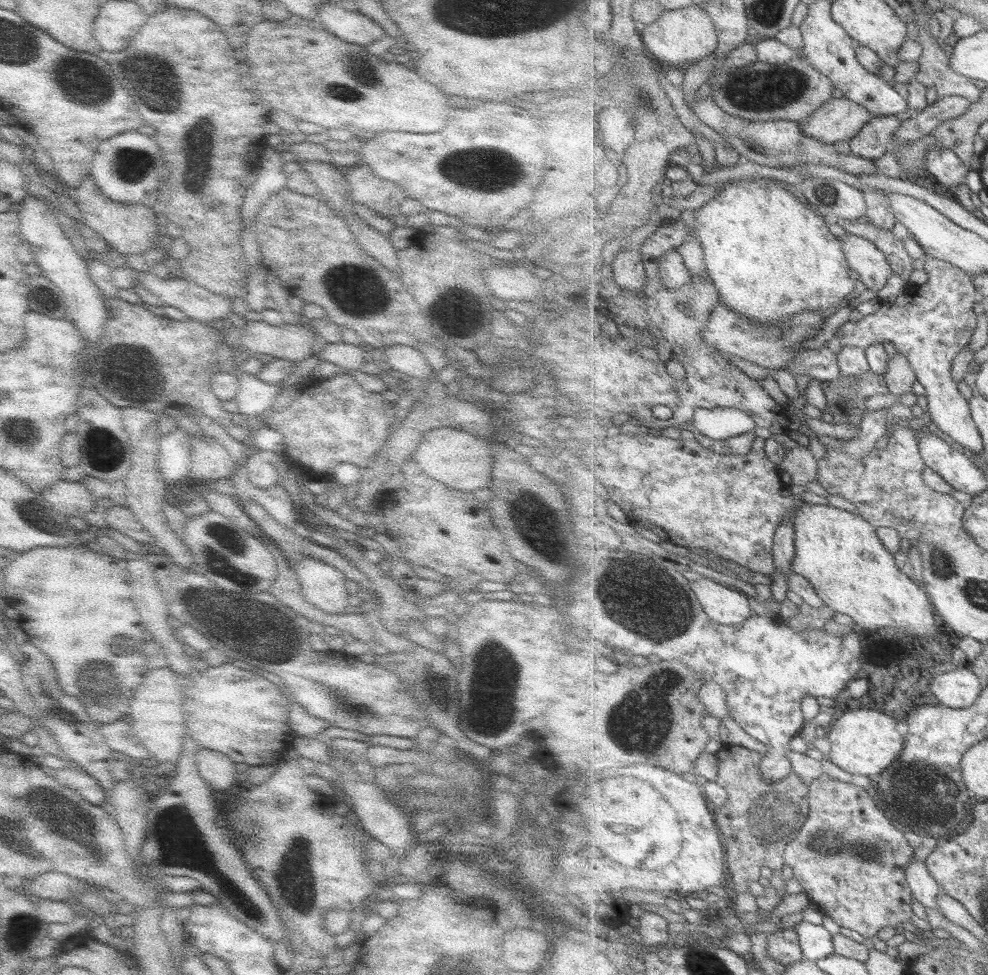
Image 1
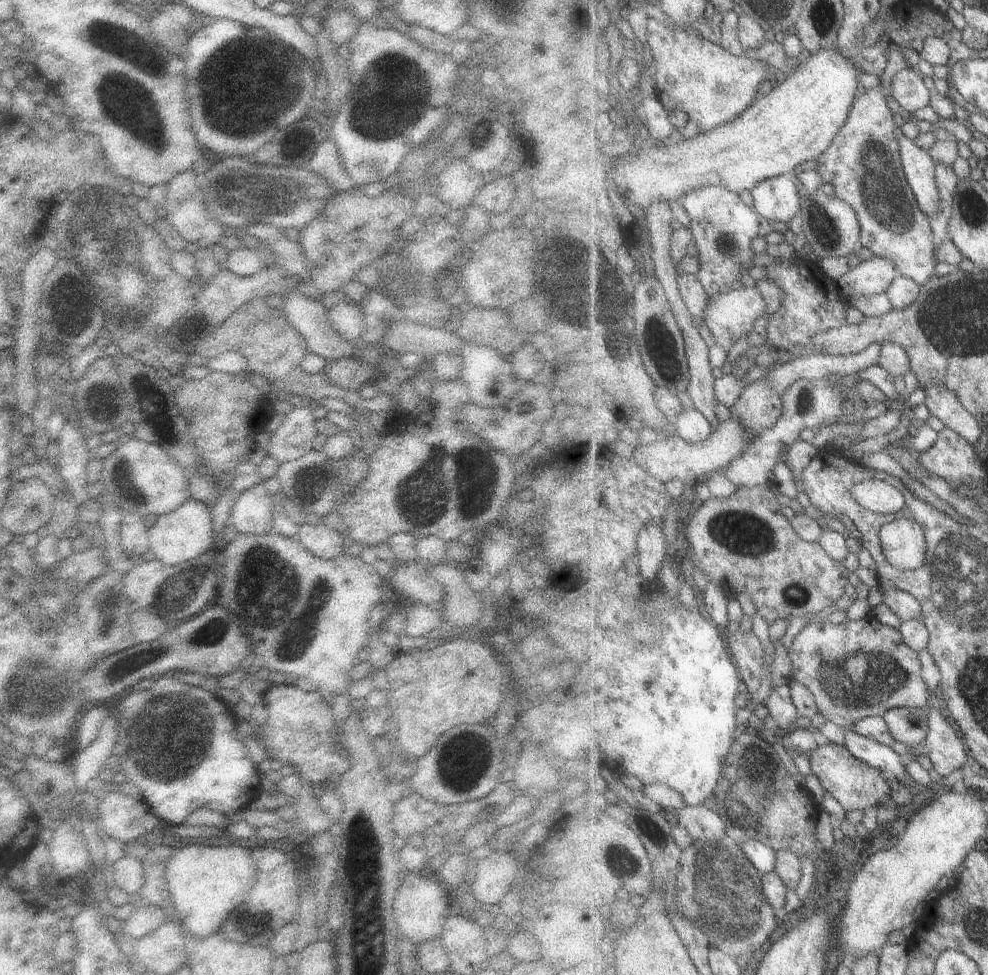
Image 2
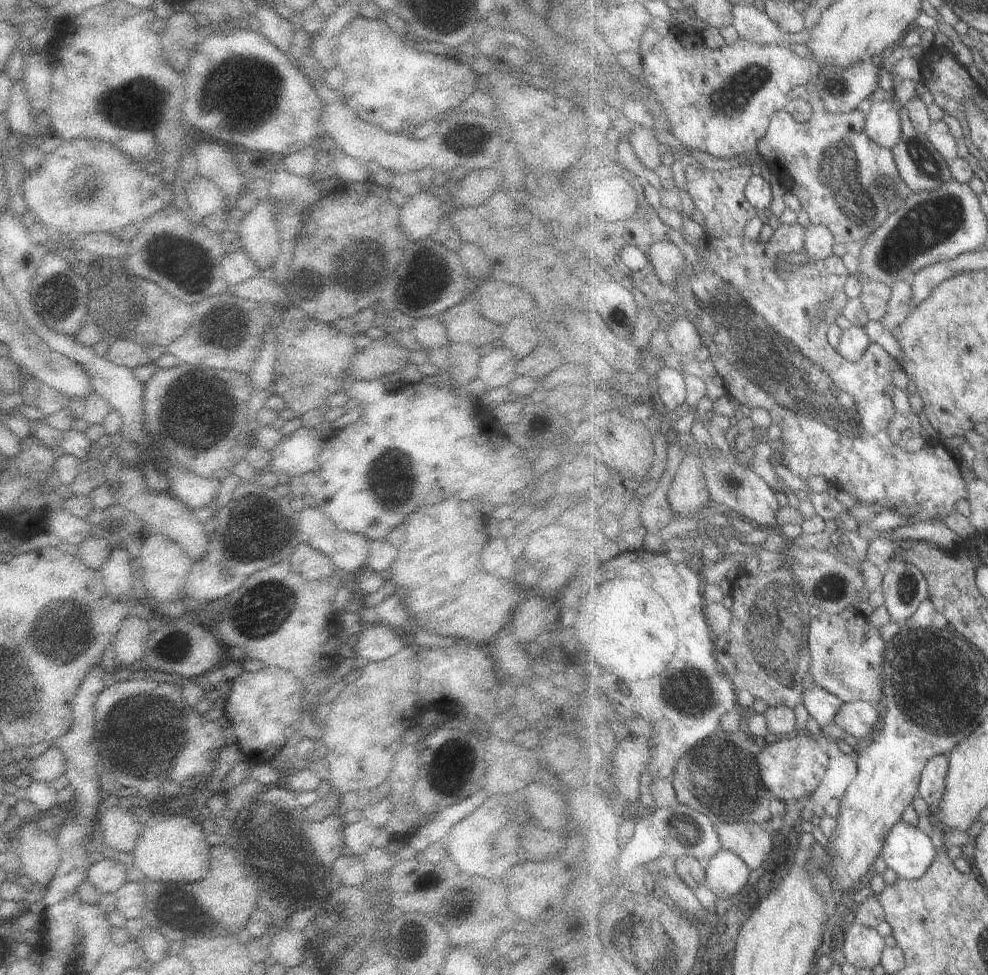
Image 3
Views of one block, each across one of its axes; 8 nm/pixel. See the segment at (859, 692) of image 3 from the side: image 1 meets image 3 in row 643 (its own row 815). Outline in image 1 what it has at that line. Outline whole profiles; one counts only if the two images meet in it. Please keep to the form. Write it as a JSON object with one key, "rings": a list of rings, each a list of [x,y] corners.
{"rings":[[[827,774],[810,785],[808,800],[811,811],[796,840],[788,843],[784,859],[785,865],[793,869],[795,880],[813,899],[814,906],[821,908],[840,928],[849,928],[869,939],[881,929],[910,923],[911,901],[915,898],[908,884],[908,868],[914,850],[903,836],[903,830],[885,816],[884,808],[875,806],[865,788],[834,780]]]}

